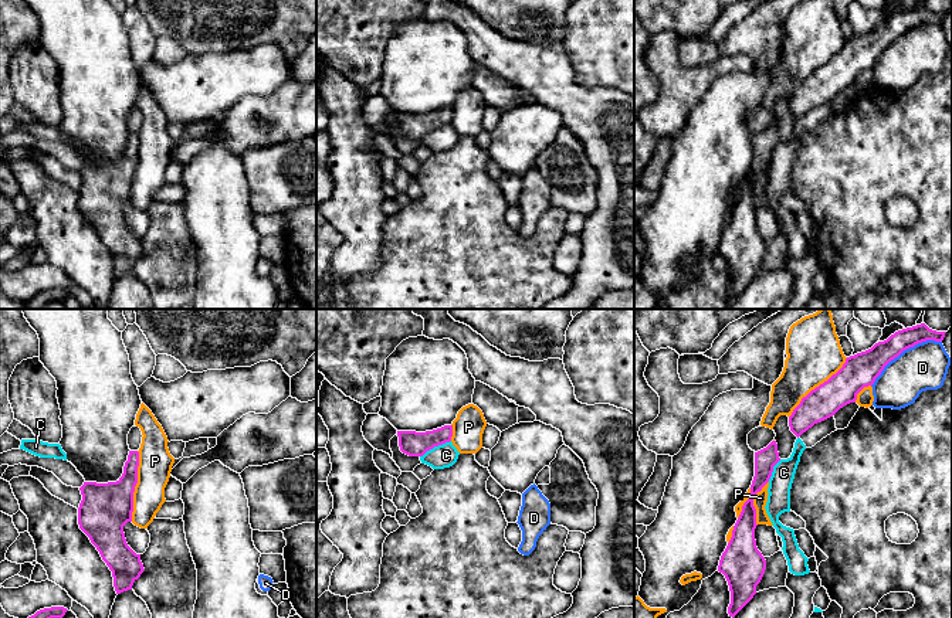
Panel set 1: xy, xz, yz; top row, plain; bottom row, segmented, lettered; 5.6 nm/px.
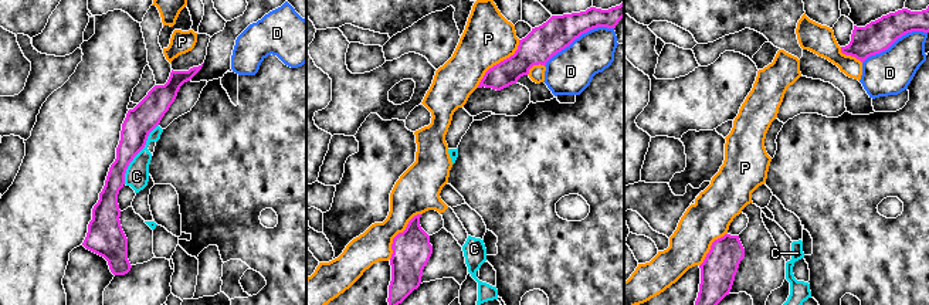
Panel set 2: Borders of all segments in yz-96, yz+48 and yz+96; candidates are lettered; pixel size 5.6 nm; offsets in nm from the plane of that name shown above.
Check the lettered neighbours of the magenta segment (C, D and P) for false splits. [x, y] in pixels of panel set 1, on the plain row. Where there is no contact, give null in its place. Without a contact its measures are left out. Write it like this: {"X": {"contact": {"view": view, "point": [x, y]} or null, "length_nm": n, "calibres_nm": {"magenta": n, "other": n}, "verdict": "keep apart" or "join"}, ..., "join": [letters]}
{"C": {"contact": {"view": "xz", "point": [434, 128]}, "length_nm": 200, "calibres_nm": {"magenta": 140, "other": 140}, "verdict": "keep apart"}, "D": {"contact": {"view": "yz", "point": [903, 33]}, "length_nm": 480, "calibres_nm": {"magenta": 180, "other": 260}, "verdict": "keep apart"}, "P": {"contact": {"view": "yz", "point": [749, 180]}, "length_nm": 280, "calibres_nm": {"magenta": 140, "other": 80}, "verdict": "keep apart"}, "join": []}

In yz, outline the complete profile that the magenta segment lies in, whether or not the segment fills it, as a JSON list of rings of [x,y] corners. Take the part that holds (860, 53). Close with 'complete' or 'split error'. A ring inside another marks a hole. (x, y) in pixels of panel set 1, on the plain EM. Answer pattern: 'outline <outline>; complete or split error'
outline [[[921,6],[898,13],[871,31],[847,40],[836,57],[802,81],[789,99],[790,113],[799,120],[814,106],[833,99],[844,88],[856,85],[857,77],[864,69],[873,68],[891,43],[918,26],[942,24],[945,16]]]; complete

